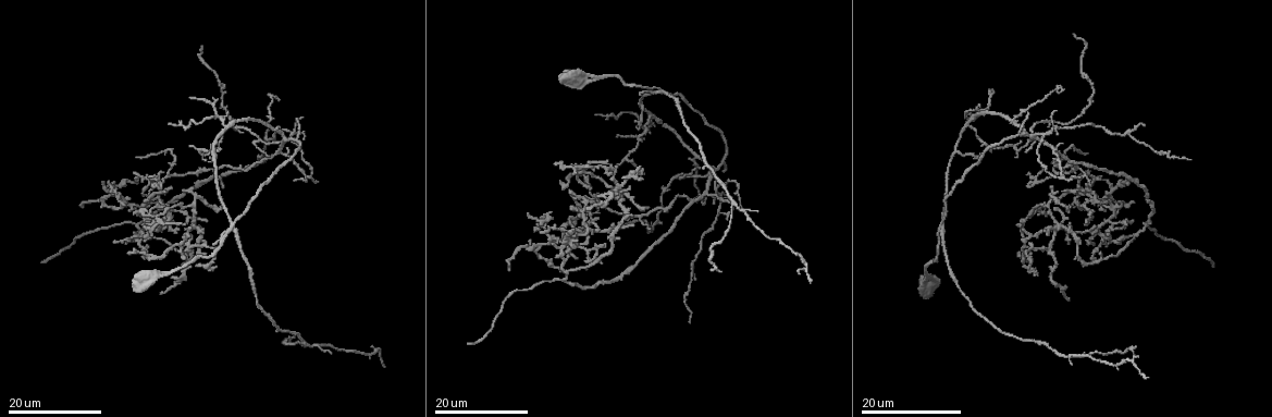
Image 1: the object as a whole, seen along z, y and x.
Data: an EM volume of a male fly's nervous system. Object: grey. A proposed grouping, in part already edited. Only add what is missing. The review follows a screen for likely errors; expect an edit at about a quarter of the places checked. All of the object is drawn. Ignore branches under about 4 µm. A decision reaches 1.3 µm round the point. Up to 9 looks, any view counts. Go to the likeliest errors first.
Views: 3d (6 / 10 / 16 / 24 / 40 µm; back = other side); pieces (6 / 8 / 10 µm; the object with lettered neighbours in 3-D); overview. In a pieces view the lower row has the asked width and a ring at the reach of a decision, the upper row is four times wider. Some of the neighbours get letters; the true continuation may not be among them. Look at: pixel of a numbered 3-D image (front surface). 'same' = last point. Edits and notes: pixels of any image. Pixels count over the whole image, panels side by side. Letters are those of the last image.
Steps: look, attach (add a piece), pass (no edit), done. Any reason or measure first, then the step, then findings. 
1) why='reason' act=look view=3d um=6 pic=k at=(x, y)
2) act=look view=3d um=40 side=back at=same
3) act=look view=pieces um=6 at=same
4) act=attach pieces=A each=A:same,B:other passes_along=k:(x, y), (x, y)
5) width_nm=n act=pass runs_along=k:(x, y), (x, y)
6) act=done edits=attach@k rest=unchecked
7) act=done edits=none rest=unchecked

why='end of a long branch' act=look view=3d um=24 pic=1 at=(1146, 377)

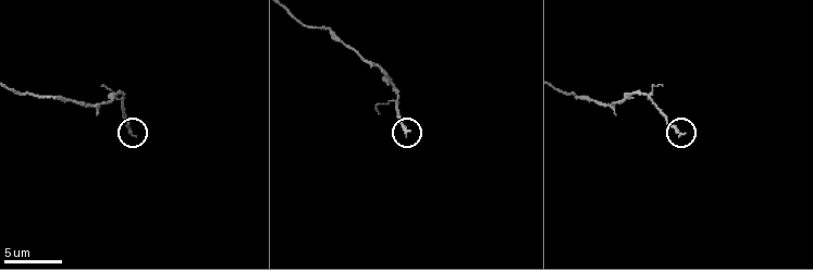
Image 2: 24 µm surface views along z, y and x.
act=look view=pieces um=6 pic=2 at=(682, 132)

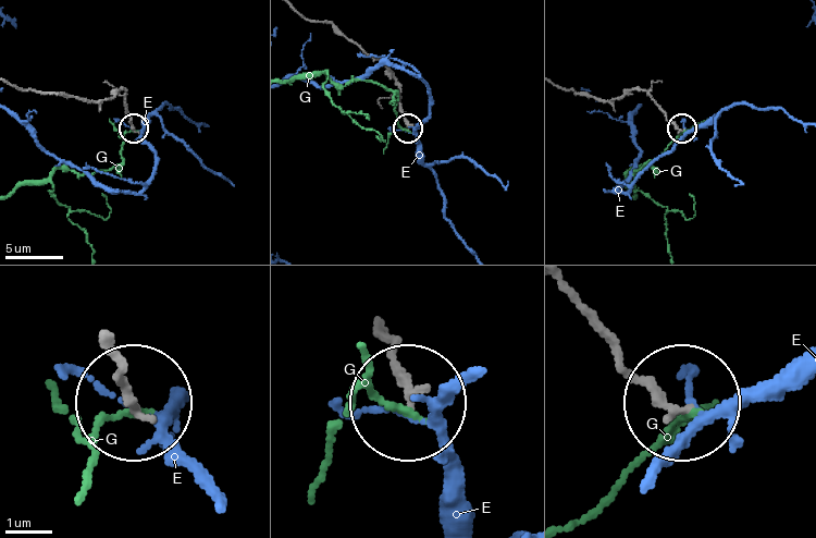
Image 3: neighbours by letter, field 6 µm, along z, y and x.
act=pass each=E:other,G:other runs_along=3:(563, 87), (604, 100), (642, 89), (682, 130) found='none of them fits'

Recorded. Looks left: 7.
why='an open end' act=look view=3d um=24 pic=1 at=(114, 244)

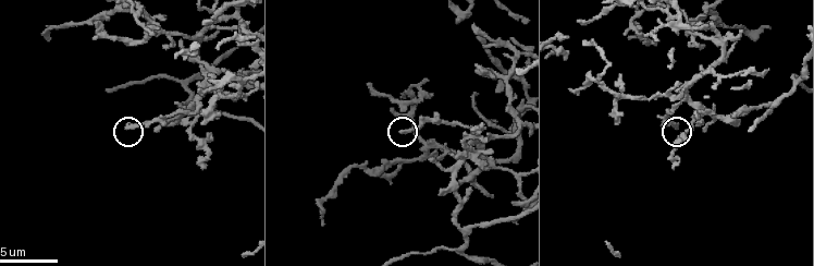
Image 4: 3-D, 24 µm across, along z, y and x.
act=look view=pieces um=6 pic=4 at=(129, 126)

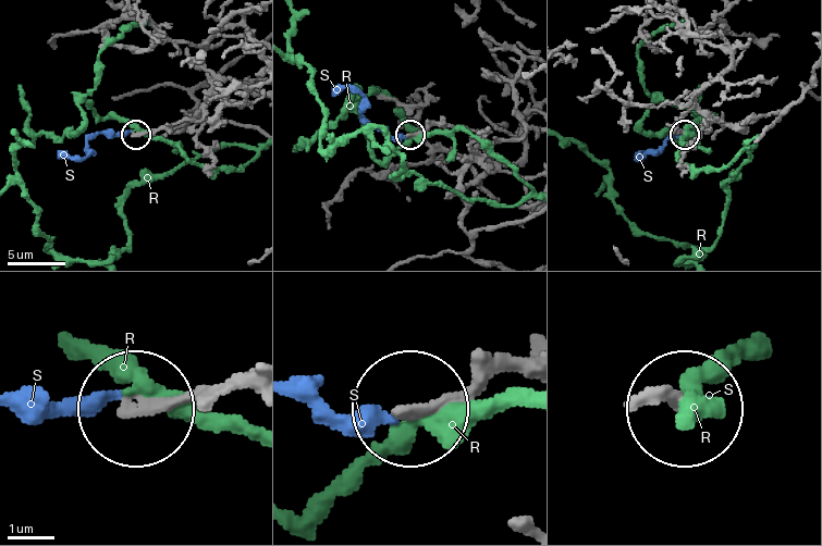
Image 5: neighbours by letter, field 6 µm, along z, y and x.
act=pass each=R:other,S:other runs_along=5:(469, 237), (462, 174), (475, 133), (432, 125), (409, 133) found='no lettered piece goes on from it'

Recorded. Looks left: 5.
why='long arm stops here' act=look view=3d um=16 pic=1 at=(42, 261)

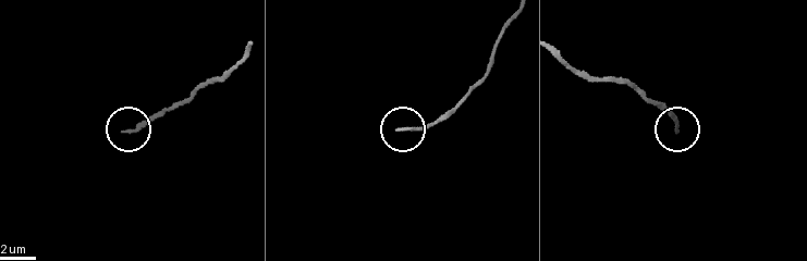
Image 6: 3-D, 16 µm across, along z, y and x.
act=look view=pieces um=10 pic=6 at=(401, 129)

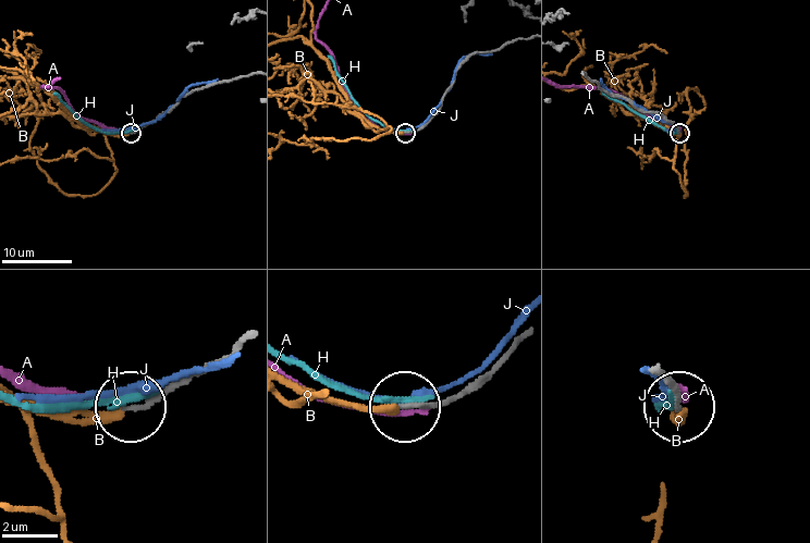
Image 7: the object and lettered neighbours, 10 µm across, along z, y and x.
act=pass each=A:other,B:other,H:other,J:other runs_along=7:(516, 346), (446, 399), (406, 407) found='no lettered piece goes on from it'

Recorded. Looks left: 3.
why='long arm stops here' act=look view=3d um=24 pic=1 at=(553, 165)

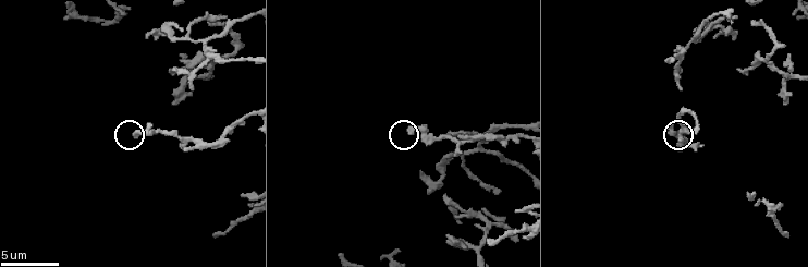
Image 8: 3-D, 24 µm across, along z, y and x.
why='what lies round it' act=look view=pieces um=8 pic=8 at=(410, 133)

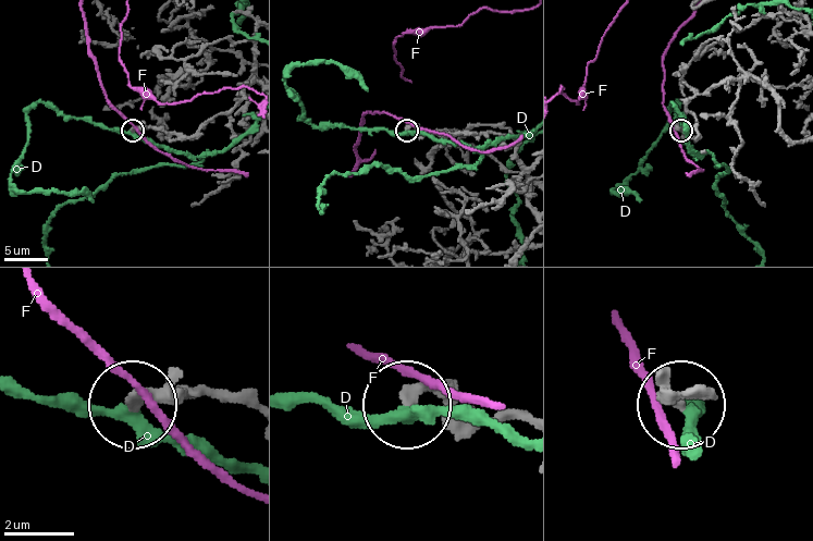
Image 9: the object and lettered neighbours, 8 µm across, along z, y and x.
width_nm=330 act=pass each=D:other,F:other found='none of them fits'

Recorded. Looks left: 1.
act=done edits=none rest=unchecked

